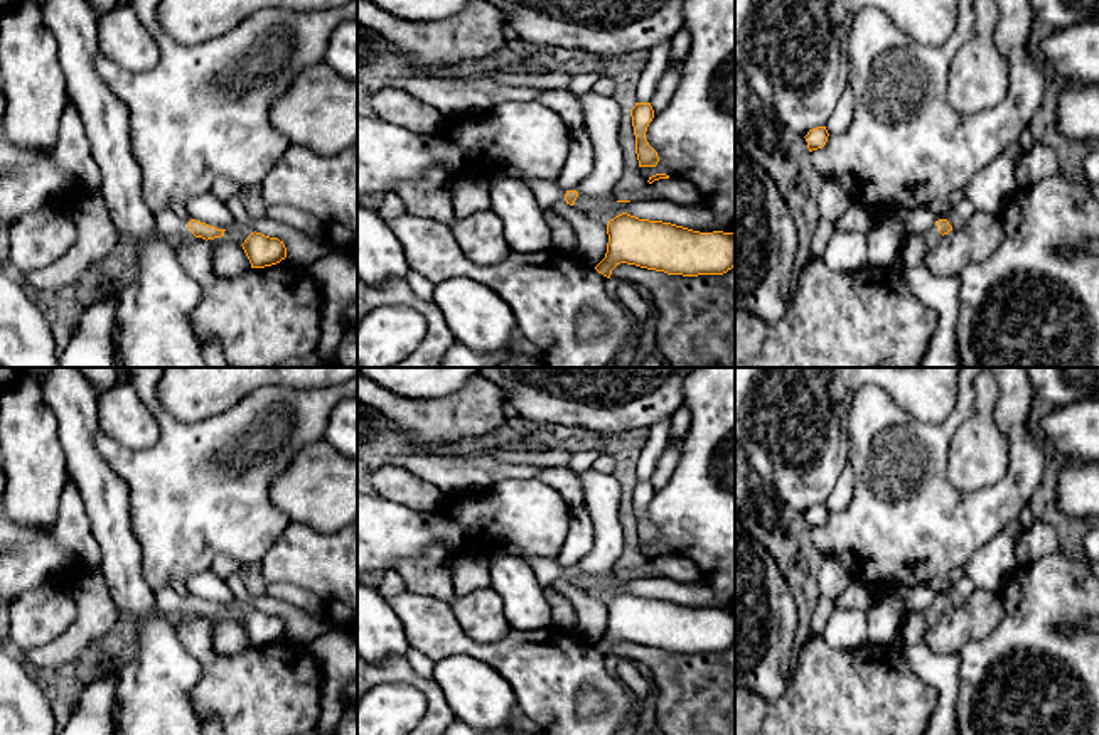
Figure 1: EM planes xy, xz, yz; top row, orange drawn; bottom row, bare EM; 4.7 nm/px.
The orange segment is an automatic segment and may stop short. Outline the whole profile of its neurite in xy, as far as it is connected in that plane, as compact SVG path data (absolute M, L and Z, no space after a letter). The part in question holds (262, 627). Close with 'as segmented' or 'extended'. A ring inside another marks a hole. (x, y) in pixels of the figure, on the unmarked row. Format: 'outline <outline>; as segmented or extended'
outline M256 609L251 610L241 624L251 641L251 646L271 644L287 636L287 625L283 619Z; as segmented

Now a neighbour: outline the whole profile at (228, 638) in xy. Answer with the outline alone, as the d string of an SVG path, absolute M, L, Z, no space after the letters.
M221 619L212 625L211 642L222 656L238 656L251 647L251 641L241 622Z

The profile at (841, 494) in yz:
M846 462L838 482L826 502L829 512L841 512L848 507L855 491L855 472Z

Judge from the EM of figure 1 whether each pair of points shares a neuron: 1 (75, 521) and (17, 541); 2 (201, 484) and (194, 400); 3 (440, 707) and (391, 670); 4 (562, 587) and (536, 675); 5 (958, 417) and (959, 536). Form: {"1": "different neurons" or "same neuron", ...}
{"1": "same neuron", "2": "different neurons", "3": "same neuron", "4": "different neurons", "5": "same neuron"}

